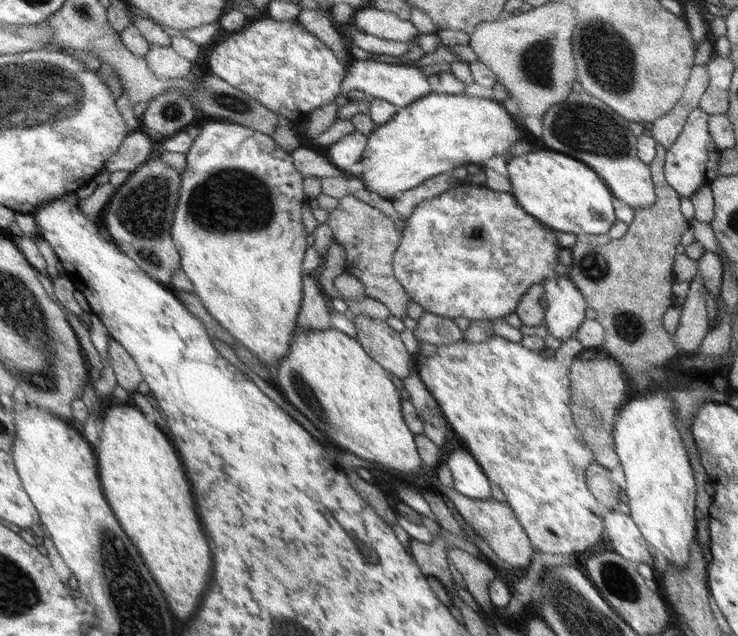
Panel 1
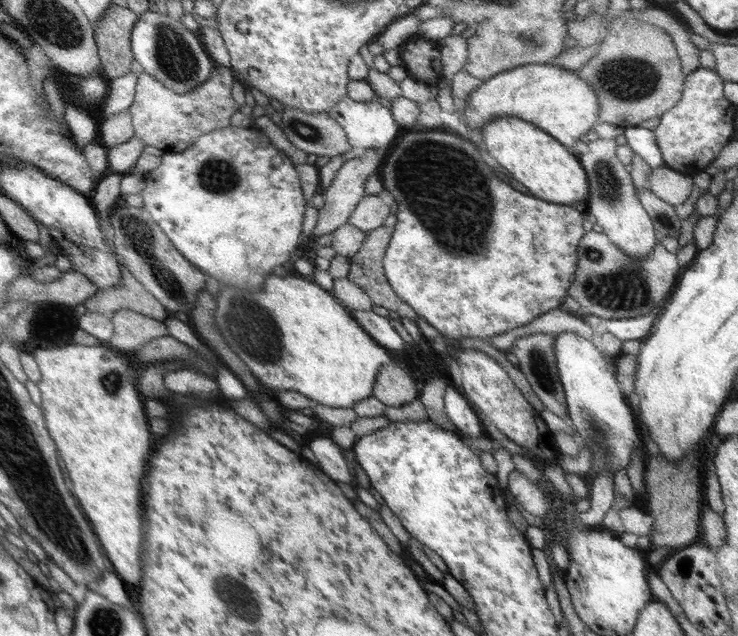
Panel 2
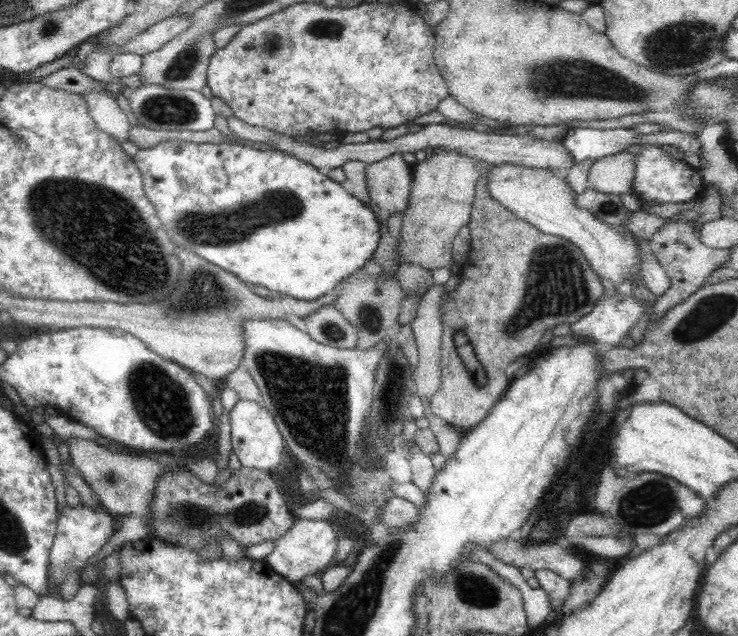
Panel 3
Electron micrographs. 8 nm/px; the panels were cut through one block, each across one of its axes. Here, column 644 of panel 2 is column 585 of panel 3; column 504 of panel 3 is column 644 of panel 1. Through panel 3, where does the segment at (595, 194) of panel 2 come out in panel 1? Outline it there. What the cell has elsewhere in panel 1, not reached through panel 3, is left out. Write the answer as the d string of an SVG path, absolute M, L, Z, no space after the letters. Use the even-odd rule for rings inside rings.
M583 90L574 92L565 101L549 108L541 119L543 146L561 154L573 154L573 158L581 158L581 162L585 162L584 166L593 166L593 170L609 182L609 190L617 200L632 209L645 208L656 202L651 172L639 156L635 156L635 136L629 132L627 121L600 99L589 96Z

